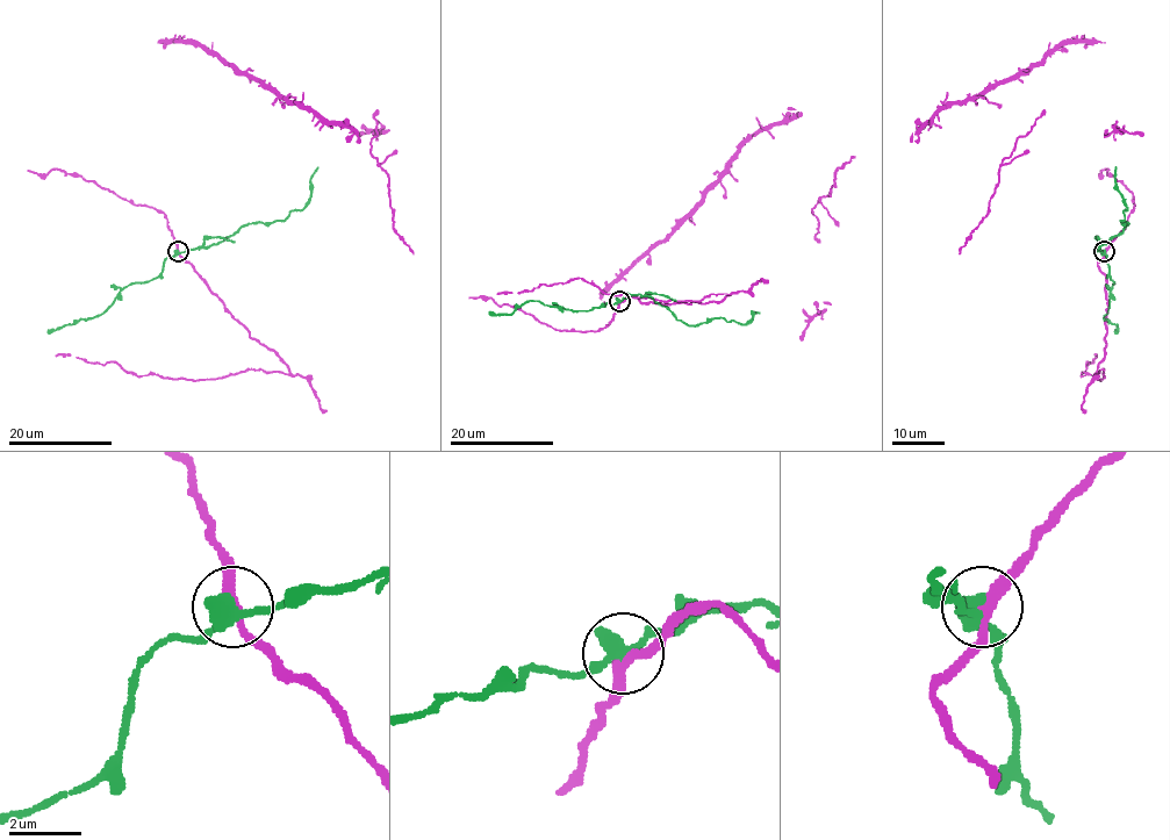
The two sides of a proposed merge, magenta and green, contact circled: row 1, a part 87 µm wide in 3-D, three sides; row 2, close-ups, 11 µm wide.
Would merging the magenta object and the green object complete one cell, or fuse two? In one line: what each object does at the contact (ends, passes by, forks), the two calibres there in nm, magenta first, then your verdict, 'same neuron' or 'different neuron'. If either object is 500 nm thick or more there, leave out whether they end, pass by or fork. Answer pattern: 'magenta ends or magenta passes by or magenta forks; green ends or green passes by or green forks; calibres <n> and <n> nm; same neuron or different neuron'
magenta passes by; green passes by; calibres 280 and 440 nm; different neuron

